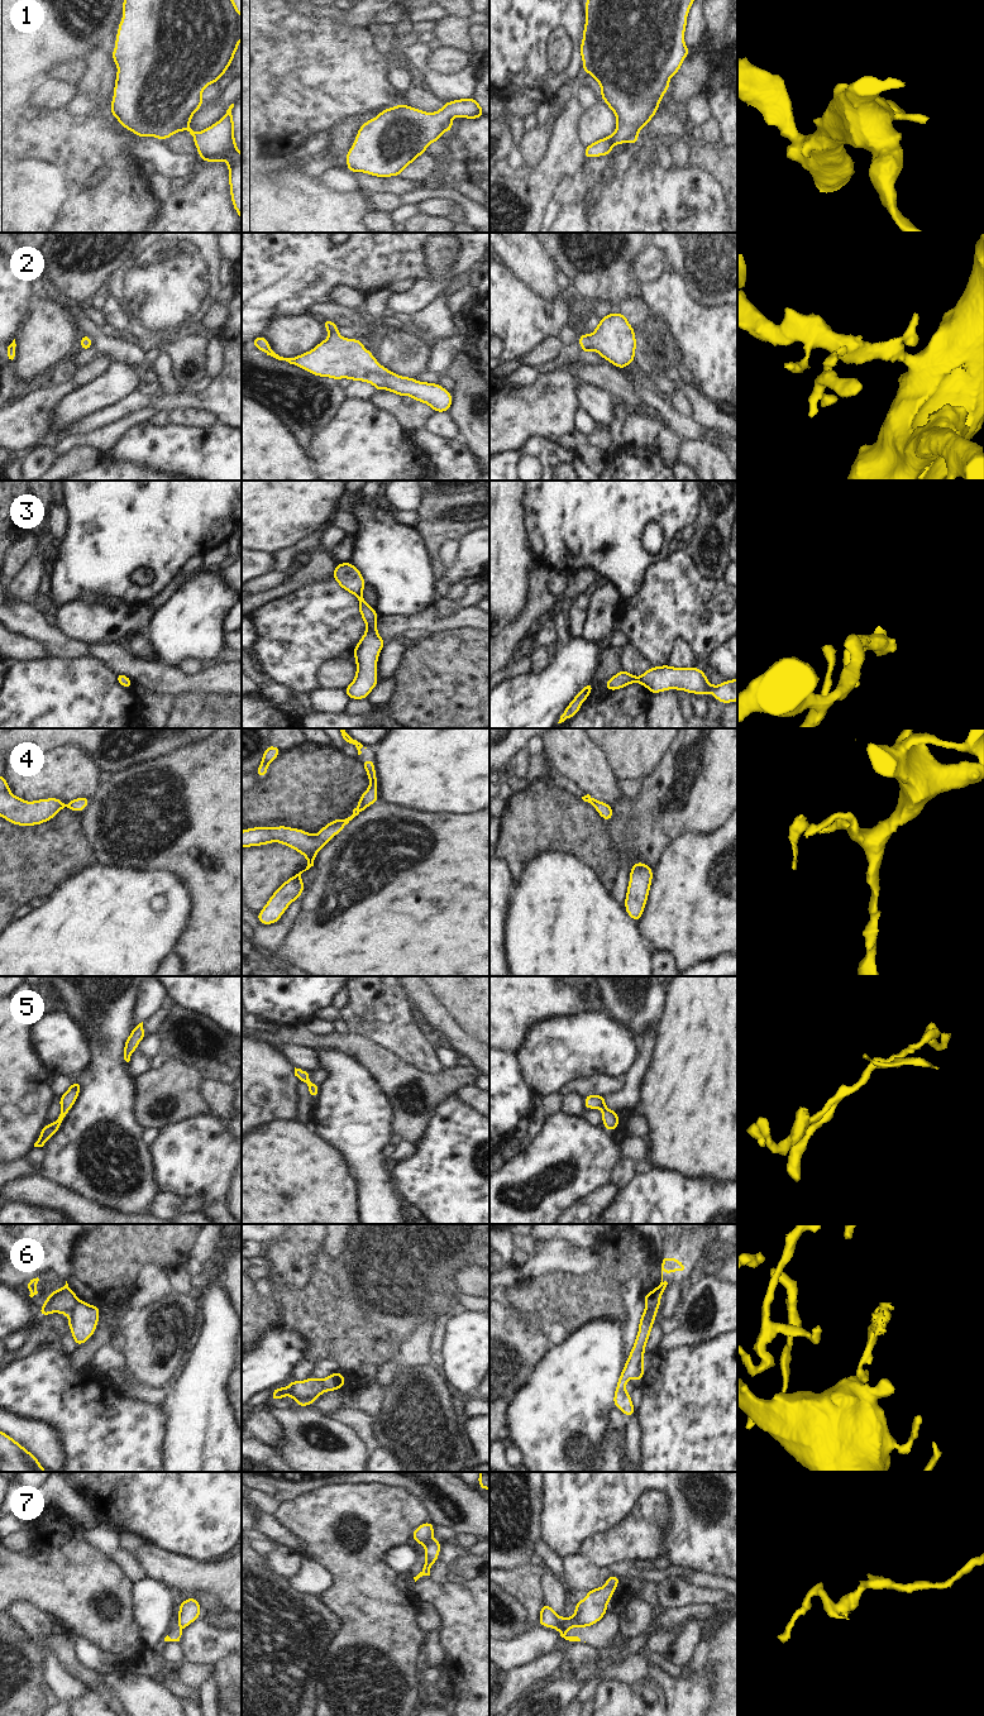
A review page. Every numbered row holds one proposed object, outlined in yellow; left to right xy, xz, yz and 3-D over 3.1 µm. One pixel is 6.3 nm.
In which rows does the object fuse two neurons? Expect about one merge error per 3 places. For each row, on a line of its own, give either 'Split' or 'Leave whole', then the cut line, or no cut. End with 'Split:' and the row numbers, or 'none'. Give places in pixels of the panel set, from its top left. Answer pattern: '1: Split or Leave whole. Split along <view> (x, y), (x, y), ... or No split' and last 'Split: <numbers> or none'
1: Leave whole. No split
2: Leave whole. No split
3: Leave whole. No split
4: Leave whole. No split
5: Leave whole. No split
6: Split. Split along xy (77, 1299), (67, 1314)
7: Split. Split along yz (559, 1617), (559, 1626), (564, 1631)
Split: 6, 7.

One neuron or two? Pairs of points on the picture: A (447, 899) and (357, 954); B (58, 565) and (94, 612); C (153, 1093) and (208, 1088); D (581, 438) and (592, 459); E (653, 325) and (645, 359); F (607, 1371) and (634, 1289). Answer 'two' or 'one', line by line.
A: one
B: two
C: two
D: one
E: one
F: two

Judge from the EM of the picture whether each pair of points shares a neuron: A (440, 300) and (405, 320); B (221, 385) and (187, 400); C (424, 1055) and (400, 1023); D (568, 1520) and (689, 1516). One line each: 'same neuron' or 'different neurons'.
A: different neurons
B: same neuron
C: same neuron
D: same neuron

